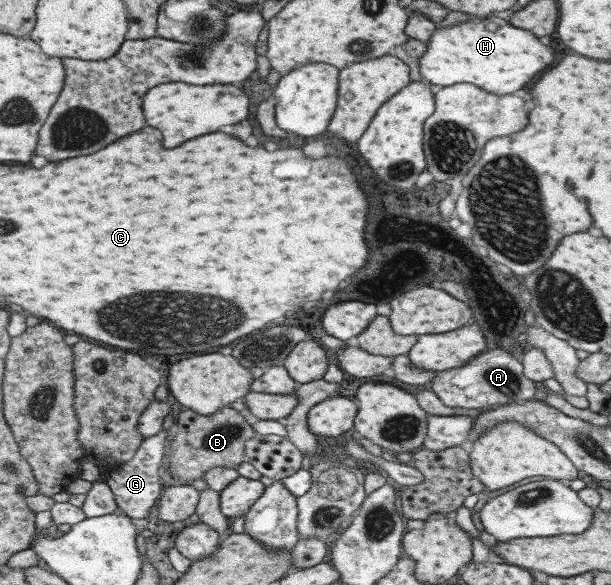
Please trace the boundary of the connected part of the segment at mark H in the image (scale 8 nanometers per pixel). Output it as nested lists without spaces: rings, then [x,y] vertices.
[[[487,17],[483,21],[467,21],[453,27],[435,29],[426,42],[425,52],[419,56],[419,75],[433,85],[453,85],[453,83],[473,83],[495,95],[505,95],[521,89],[529,79],[537,77],[547,65],[553,63],[553,49],[541,45],[531,33],[507,25],[503,19]]]

